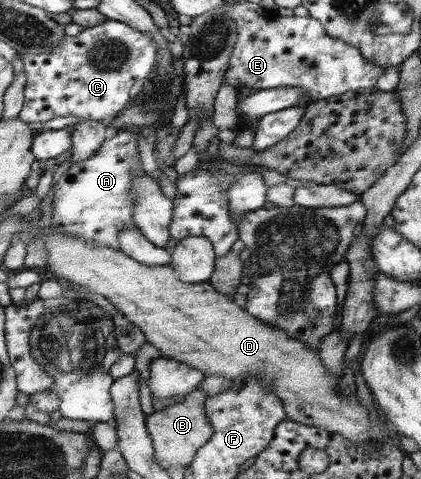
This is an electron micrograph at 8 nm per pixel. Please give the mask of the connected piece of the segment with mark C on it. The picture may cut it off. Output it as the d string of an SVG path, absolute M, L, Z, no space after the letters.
M107 19L102 25L84 28L78 35L67 35L52 51L40 54L20 54L26 72L25 100L19 119L41 126L56 117L76 116L108 122L130 103L140 87L148 87L158 65L157 42L149 34L134 29L122 21Z

